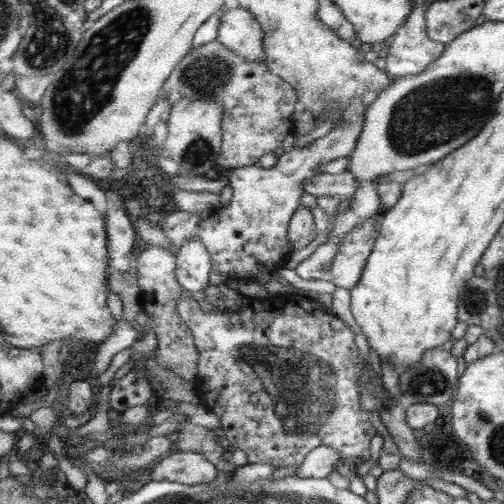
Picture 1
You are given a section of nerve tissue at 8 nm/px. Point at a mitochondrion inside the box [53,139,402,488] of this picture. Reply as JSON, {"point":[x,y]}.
{"point":[309,393]}

